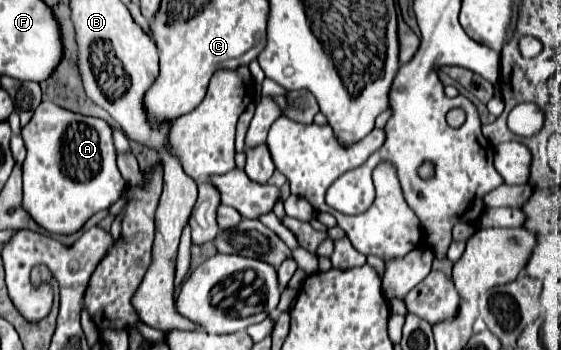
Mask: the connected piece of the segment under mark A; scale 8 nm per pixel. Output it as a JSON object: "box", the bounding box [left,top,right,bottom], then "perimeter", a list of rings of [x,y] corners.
{"box":[22,102,126,234],"perimeter":[[[42,102],[34,112],[32,120],[24,126],[22,138],[26,142],[26,160],[24,160],[24,210],[48,232],[72,234],[78,232],[84,222],[98,210],[106,210],[118,198],[126,182],[116,166],[116,150],[112,144],[112,128],[100,118],[88,118],[62,110],[52,102]]]}

